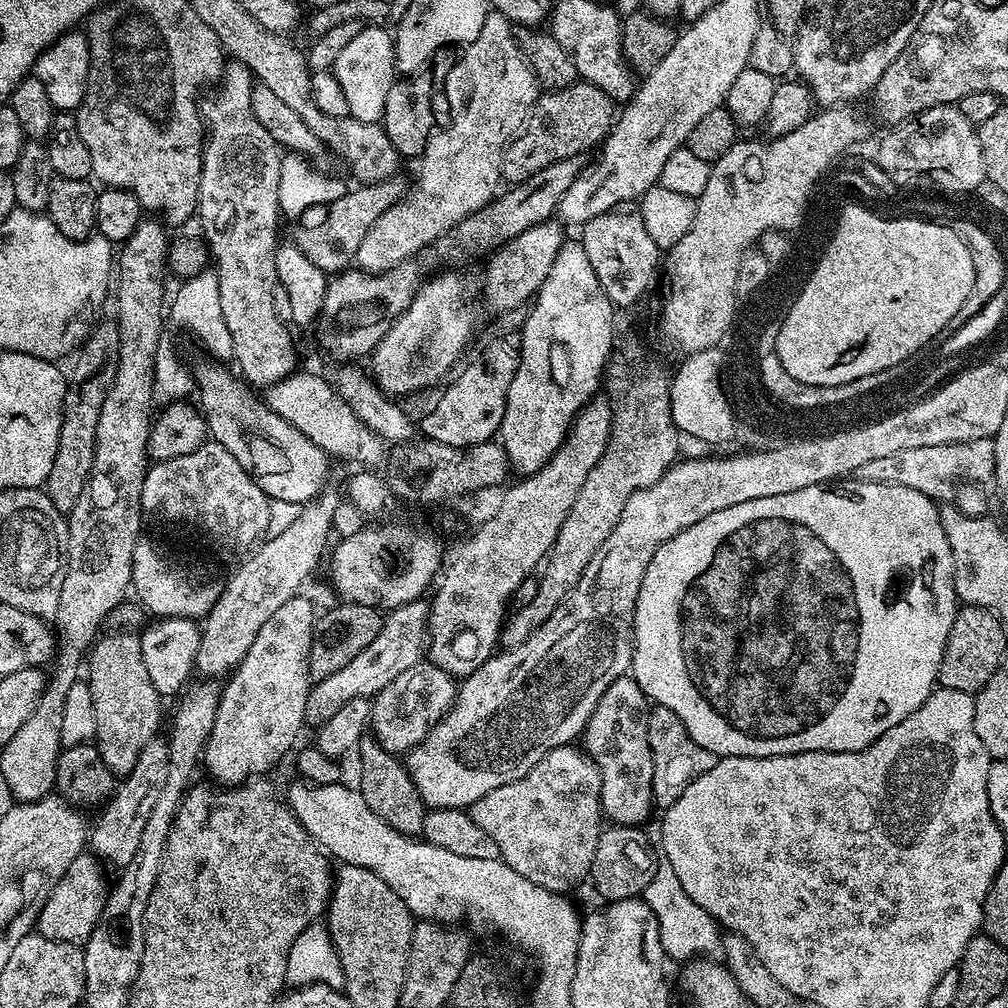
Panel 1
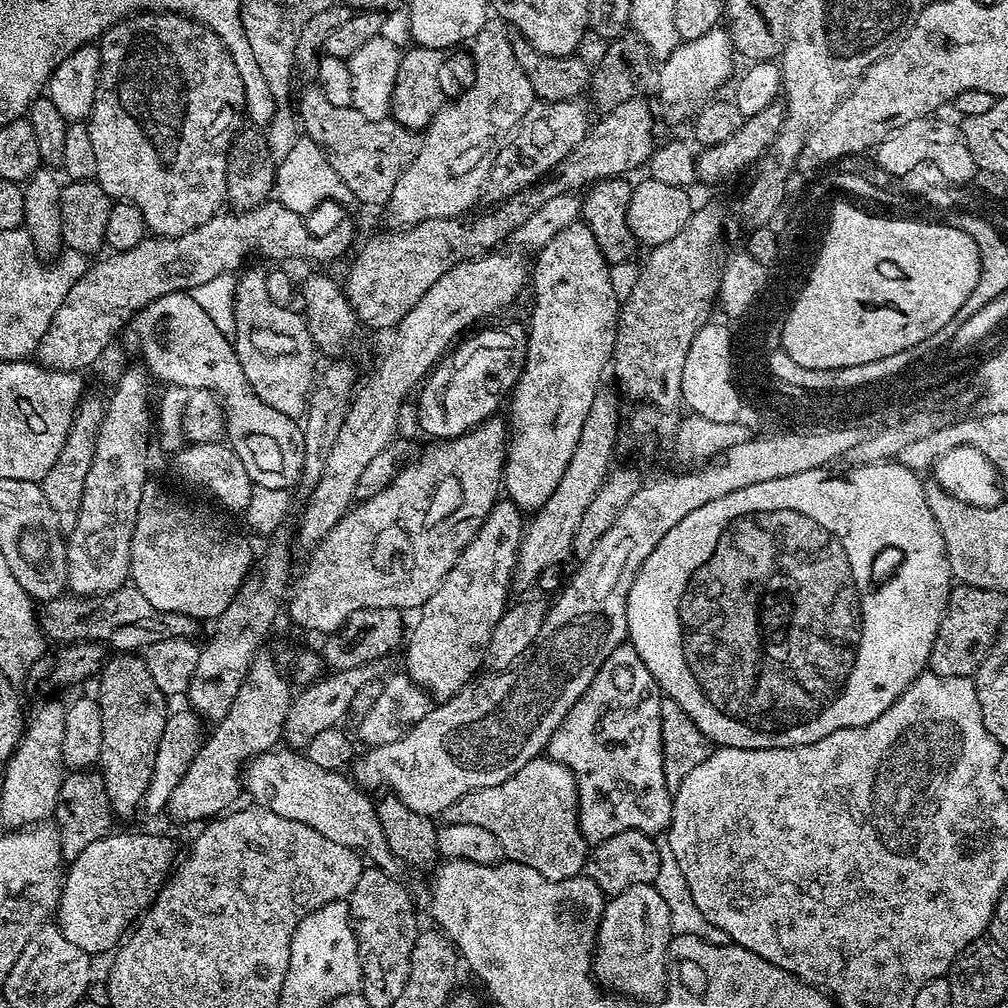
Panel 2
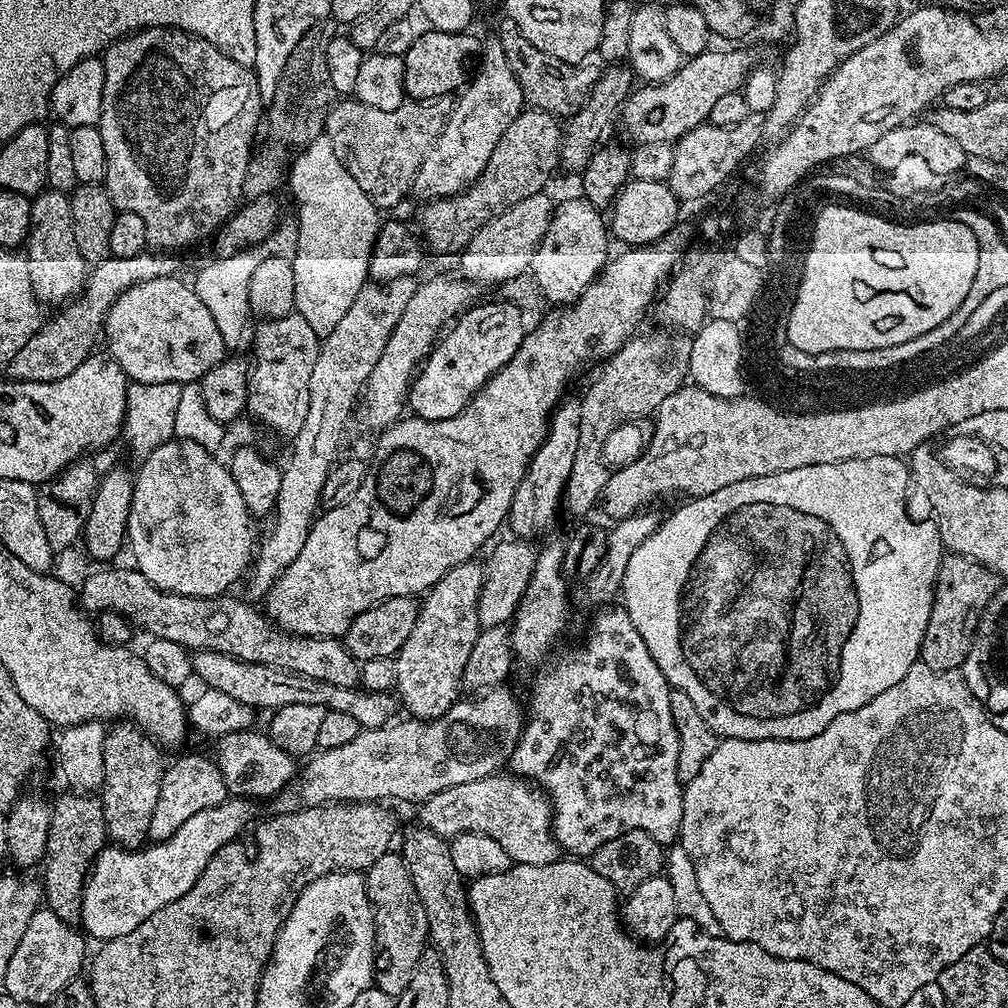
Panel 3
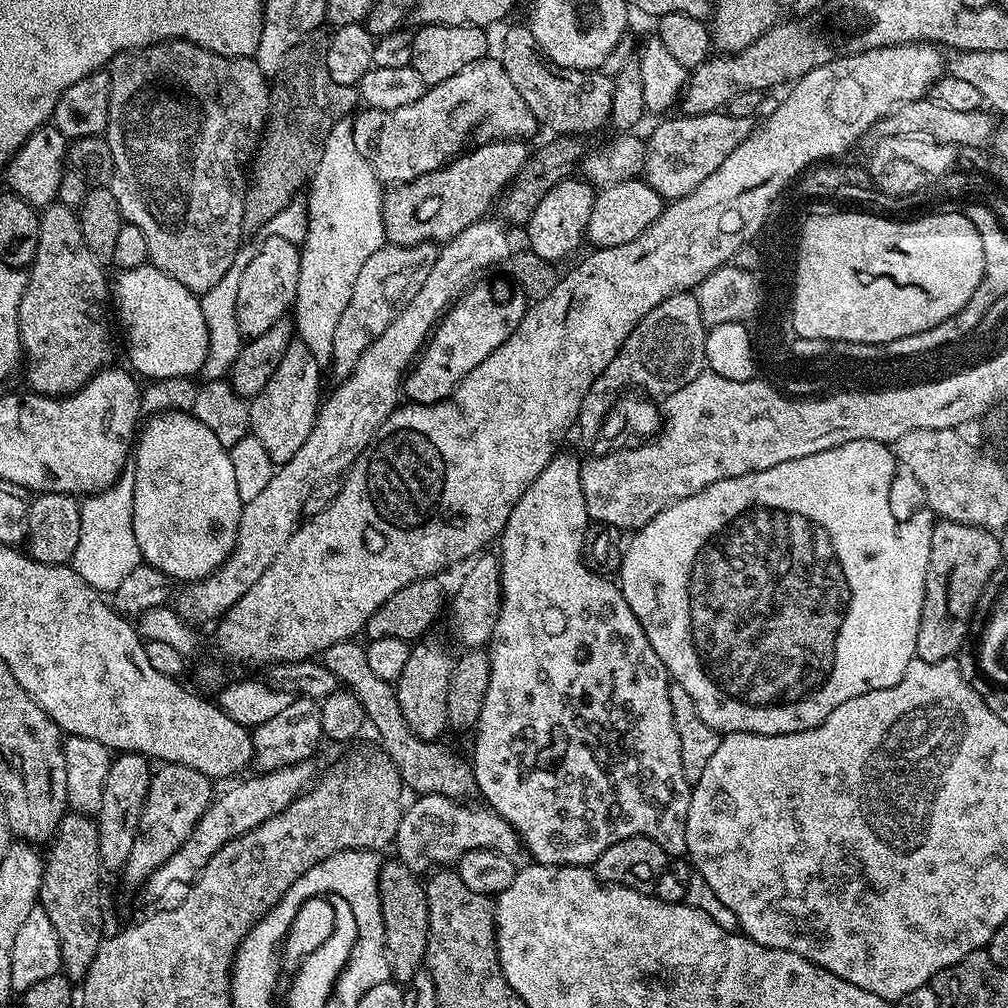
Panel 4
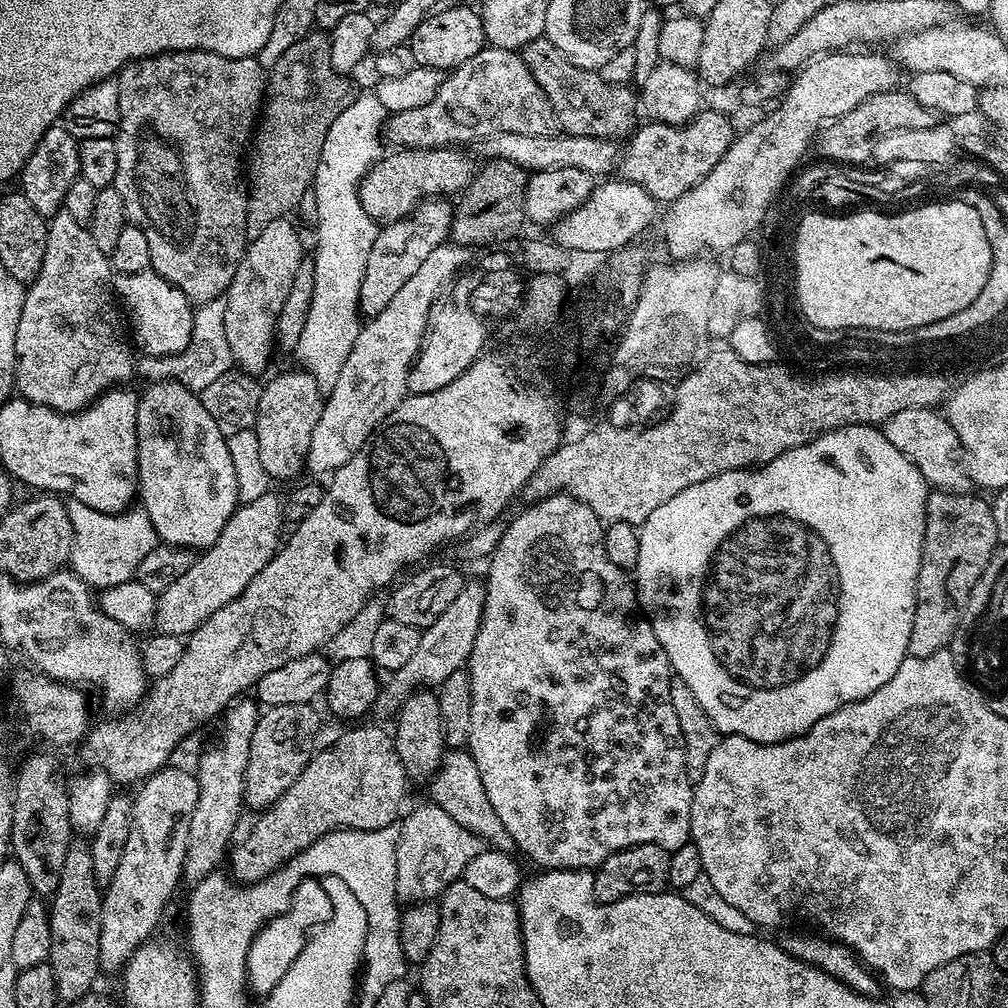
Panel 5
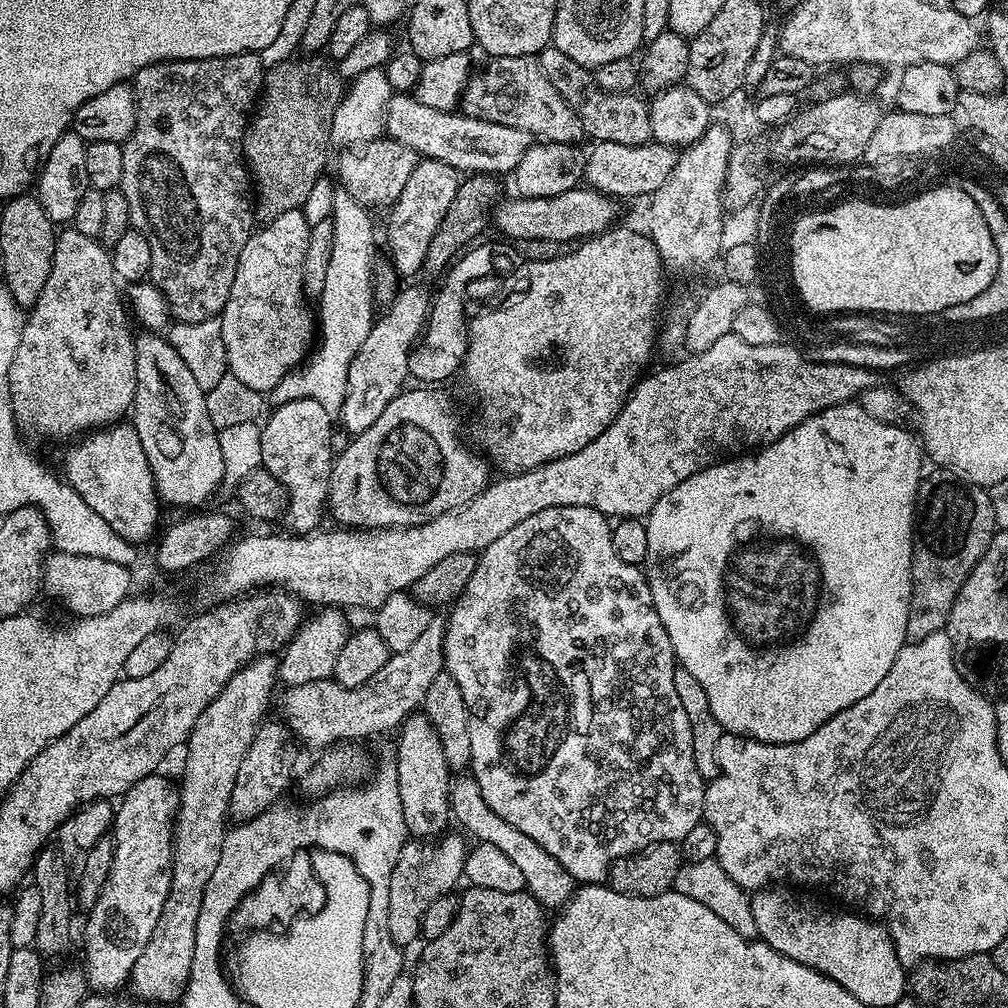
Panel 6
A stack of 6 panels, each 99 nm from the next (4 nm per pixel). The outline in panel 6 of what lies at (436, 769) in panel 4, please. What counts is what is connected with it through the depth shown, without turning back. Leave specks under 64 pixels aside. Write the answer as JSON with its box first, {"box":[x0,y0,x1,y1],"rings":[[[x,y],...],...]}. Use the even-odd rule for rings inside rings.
{"box":[448,774,578,909],"rings":[[[460,774],[453,779],[452,786],[448,790],[448,807],[451,819],[455,823],[457,820],[465,828],[463,831],[469,837],[473,836],[471,838],[473,841],[498,846],[498,850],[502,850],[502,854],[506,854],[517,864],[524,879],[526,891],[544,909],[563,909],[564,905],[572,899],[572,894],[578,887],[578,881],[568,873],[566,866],[562,866],[562,862],[558,862],[558,858],[553,858],[546,850],[542,850],[542,846],[538,846],[538,842],[534,842],[534,838],[522,834],[522,830],[518,830],[518,826],[510,826],[510,822],[506,822],[506,818],[494,814],[494,810],[490,810],[490,806],[482,798],[482,786],[478,786],[478,782],[472,775]]]}

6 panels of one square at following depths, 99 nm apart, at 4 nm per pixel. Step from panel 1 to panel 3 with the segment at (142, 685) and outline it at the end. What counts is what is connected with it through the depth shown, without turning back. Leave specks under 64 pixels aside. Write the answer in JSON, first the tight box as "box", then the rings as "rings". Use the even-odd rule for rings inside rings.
{"box":[98,722,166,848],"rings":[[[116,722],[107,729],[102,750],[102,763],[106,766],[106,774],[104,787],[98,795],[102,802],[102,814],[106,818],[108,840],[113,845],[121,848],[145,847],[150,830],[150,818],[154,815],[154,805],[158,802],[158,790],[162,790],[162,778],[166,767],[166,759],[164,760],[160,752],[163,752],[161,745],[131,722]]]}

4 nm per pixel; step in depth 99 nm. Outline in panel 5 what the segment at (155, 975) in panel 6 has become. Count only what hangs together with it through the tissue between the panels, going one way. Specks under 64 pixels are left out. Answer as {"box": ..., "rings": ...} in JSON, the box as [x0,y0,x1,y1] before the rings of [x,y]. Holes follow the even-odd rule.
{"box":[182,699,261,885],"rings":[[[237,699],[219,721],[220,737],[217,738],[216,745],[206,749],[201,754],[196,768],[194,767],[194,775],[198,782],[198,804],[194,806],[194,814],[190,818],[190,838],[182,873],[185,885],[199,884],[209,874],[217,871],[223,860],[225,863],[226,851],[233,843],[232,835],[235,834],[236,823],[240,820],[240,808],[245,807],[246,762],[250,758],[250,738],[254,738],[260,714],[261,709],[255,699]]]}

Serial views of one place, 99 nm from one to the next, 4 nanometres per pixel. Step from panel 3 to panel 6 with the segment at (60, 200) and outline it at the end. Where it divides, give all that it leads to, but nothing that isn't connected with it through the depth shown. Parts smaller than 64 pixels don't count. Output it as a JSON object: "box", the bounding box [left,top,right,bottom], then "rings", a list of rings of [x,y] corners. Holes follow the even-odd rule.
{"box":[10,227,136,441],"rings":[[[65,227],[56,238],[50,278],[46,278],[38,302],[27,313],[22,338],[18,338],[18,350],[14,350],[14,362],[10,366],[12,413],[21,433],[67,441],[123,421],[129,415],[136,393],[136,342],[134,331],[128,325],[130,316],[122,292],[116,287],[118,281],[109,249],[97,237]]]}

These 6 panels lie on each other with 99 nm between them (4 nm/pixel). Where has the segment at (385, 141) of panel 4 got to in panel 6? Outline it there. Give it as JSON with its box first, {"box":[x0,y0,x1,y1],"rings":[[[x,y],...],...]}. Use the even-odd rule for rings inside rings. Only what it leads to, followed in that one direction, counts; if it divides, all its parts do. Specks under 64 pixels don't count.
{"box":[458,56,585,145],"rings":[[[497,56],[487,62],[481,72],[480,69],[473,71],[460,95],[458,108],[463,115],[526,130],[537,141],[549,144],[579,145],[580,139],[585,139],[582,122],[570,110],[562,94],[554,90],[554,82],[542,74],[536,56]]]}

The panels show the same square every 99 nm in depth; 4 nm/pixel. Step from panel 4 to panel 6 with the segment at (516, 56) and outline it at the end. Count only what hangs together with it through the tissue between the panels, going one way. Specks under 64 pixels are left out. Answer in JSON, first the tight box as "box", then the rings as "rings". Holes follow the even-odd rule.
{"box":[538,46,652,146],"rings":[[[554,46],[542,49],[538,54],[542,74],[554,82],[554,90],[562,94],[570,110],[582,122],[585,133],[596,142],[622,142],[622,146],[638,146],[652,140],[650,110],[632,92],[607,92],[598,86],[593,69],[584,68],[574,58],[566,58],[562,50]]]}

